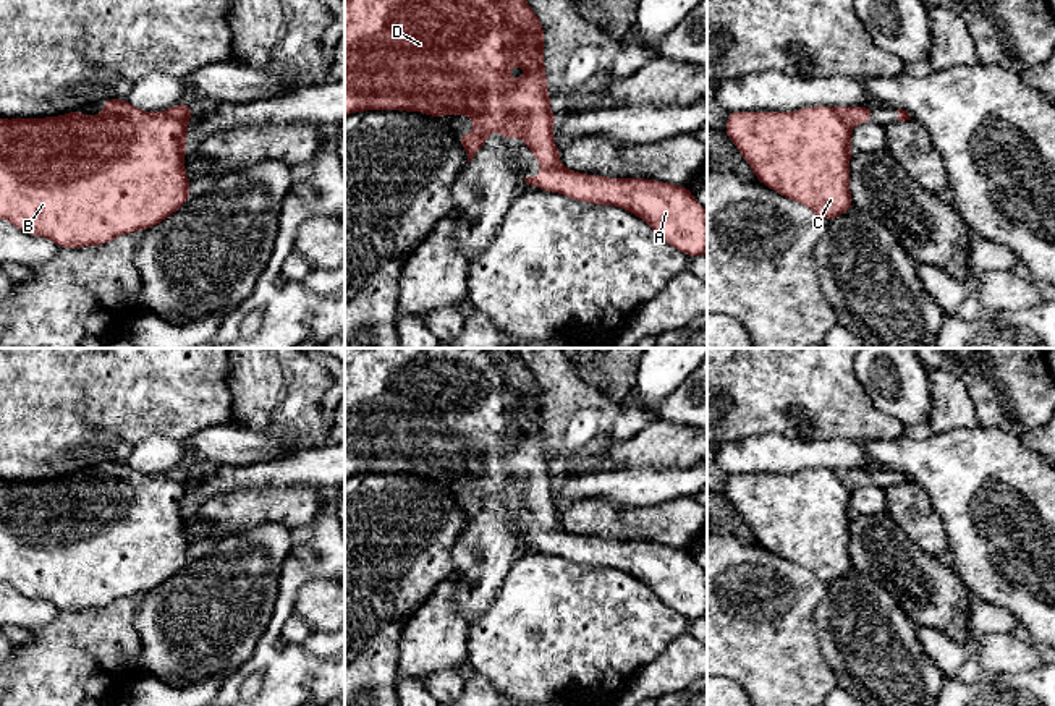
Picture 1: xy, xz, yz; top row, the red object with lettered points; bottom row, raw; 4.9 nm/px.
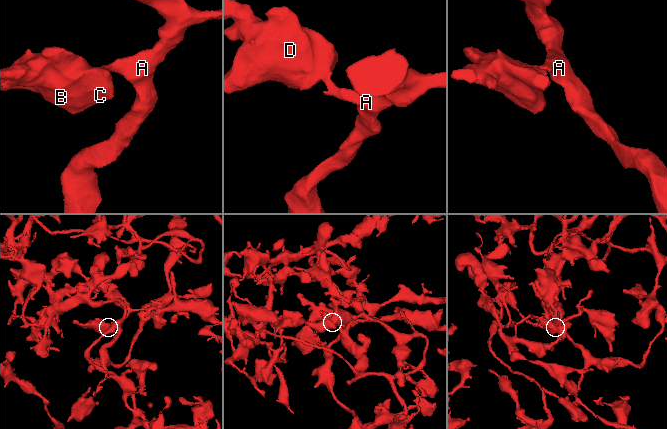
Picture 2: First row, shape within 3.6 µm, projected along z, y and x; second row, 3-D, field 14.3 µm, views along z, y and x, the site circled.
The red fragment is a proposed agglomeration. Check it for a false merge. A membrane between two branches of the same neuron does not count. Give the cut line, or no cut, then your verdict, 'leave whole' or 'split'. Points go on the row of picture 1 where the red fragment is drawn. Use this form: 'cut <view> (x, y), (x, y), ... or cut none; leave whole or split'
cut none; leave whole

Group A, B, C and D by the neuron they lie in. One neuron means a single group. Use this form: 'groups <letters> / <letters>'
groups A B C D

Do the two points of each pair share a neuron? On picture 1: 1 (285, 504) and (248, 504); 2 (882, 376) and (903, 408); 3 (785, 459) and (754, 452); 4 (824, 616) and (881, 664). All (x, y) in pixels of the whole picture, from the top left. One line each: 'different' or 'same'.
1: same
2: same
3: same
4: same

